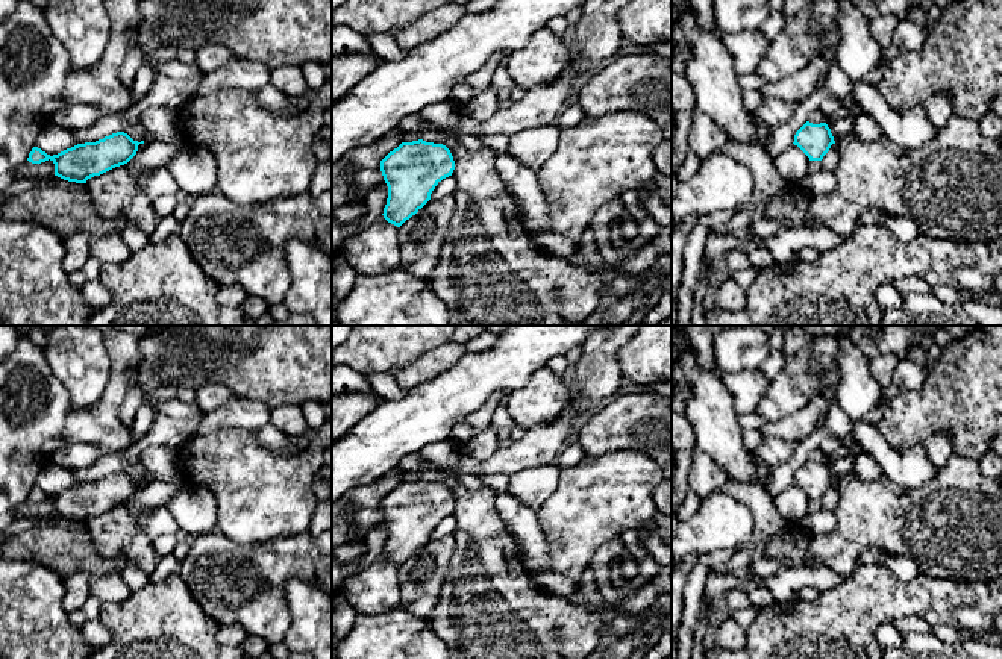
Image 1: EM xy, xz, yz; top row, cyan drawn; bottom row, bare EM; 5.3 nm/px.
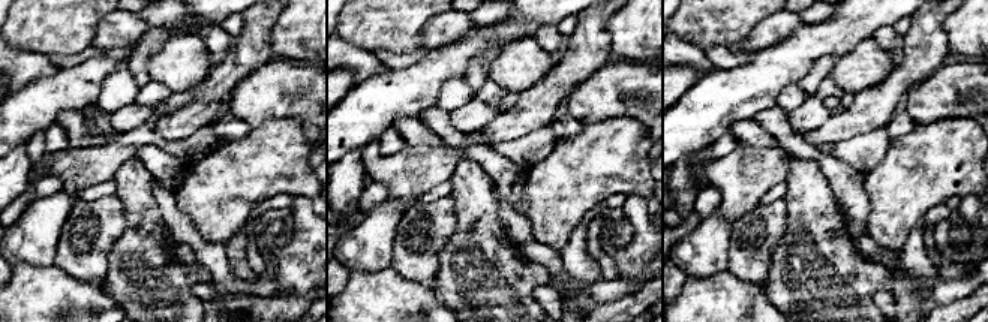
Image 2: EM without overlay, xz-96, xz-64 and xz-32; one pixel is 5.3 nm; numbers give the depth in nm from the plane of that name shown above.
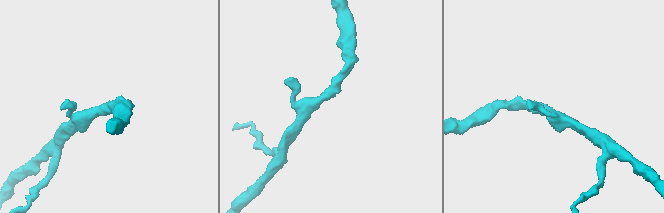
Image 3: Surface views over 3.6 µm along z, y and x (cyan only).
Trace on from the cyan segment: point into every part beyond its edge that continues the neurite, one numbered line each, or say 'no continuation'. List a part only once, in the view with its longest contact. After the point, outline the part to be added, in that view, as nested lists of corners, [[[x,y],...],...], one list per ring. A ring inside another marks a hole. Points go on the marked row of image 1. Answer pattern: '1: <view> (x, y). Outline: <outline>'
no continuation

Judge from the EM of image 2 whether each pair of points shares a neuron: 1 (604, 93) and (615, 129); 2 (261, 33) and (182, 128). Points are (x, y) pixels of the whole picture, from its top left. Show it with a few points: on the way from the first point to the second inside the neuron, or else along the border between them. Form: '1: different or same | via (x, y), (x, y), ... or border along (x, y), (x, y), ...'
1: different | border along (585, 125), (606, 119), (636, 119), (646, 128)
2: same | via (243, 57), (204, 104)

